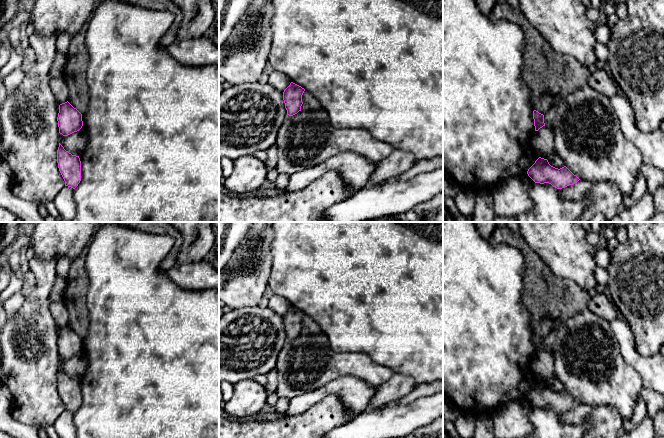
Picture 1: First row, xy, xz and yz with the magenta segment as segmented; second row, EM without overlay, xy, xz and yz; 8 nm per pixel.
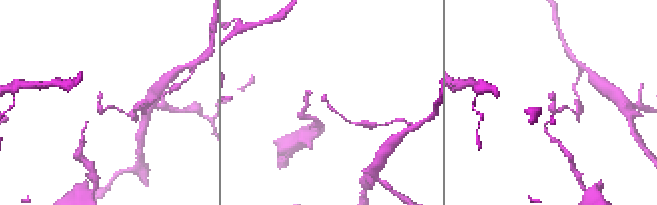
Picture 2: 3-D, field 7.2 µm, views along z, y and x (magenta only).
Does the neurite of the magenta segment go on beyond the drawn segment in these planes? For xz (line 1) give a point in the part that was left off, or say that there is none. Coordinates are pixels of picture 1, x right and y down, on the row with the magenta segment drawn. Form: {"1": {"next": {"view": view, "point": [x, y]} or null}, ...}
{"1": {"next": null}}

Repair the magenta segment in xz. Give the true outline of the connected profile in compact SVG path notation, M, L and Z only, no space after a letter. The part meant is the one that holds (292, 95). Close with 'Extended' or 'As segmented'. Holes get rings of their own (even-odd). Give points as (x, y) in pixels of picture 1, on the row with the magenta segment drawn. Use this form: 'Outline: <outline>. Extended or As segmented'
Outline: M291 82L290 85L283 92L283 100L287 115L293 116L301 111L302 95L305 89L301 86Z. As segmented

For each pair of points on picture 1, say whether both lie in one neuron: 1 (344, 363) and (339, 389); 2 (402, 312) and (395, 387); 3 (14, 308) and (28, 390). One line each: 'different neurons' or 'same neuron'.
1: different neurons
2: different neurons
3: different neurons

